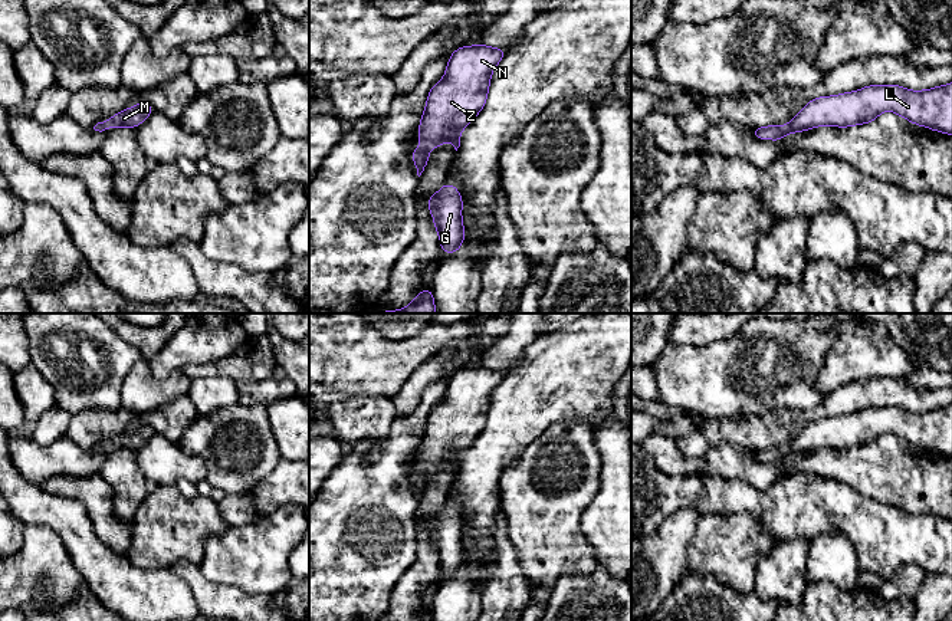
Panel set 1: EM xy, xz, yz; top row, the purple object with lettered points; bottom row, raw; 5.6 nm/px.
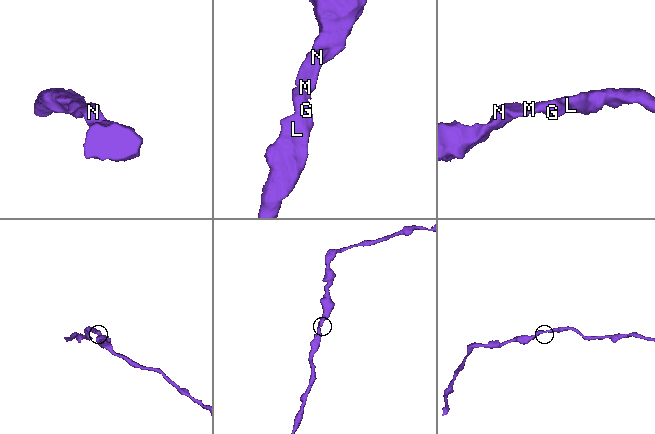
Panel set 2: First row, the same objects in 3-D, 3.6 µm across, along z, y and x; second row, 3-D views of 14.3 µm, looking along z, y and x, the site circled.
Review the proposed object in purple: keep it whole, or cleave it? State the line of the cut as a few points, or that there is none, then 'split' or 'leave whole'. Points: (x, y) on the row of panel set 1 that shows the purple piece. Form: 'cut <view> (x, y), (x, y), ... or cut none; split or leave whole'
cut none; leave whole

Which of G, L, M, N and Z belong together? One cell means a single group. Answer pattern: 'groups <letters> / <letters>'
groups G L M N Z

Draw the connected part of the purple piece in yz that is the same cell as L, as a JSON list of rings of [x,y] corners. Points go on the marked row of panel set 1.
[[[952,82],[926,91],[909,91],[899,85],[869,85],[854,92],[811,99],[785,126],[771,125],[752,129],[759,139],[781,141],[788,132],[795,134],[814,126],[854,126],[874,121],[882,112],[892,111],[915,125],[952,135]]]

